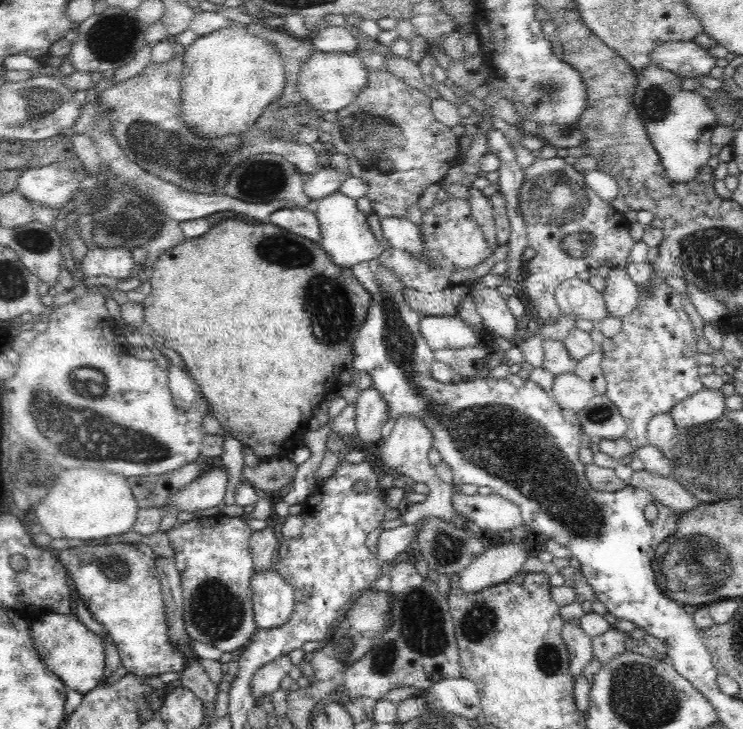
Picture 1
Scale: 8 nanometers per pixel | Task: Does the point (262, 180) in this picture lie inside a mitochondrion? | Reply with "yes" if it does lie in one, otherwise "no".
yes

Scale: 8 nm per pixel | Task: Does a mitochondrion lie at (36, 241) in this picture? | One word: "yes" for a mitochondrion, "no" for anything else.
yes

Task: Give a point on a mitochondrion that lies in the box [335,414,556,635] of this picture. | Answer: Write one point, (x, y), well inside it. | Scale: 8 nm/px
(448, 549)

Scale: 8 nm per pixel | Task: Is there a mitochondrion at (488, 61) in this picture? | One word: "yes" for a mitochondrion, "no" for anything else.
no

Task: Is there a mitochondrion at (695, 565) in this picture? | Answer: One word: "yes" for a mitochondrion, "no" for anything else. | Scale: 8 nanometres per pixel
yes

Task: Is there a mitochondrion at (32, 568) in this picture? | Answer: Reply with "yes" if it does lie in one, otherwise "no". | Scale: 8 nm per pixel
no

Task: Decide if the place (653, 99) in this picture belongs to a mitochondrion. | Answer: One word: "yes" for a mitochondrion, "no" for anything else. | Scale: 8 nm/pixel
yes

